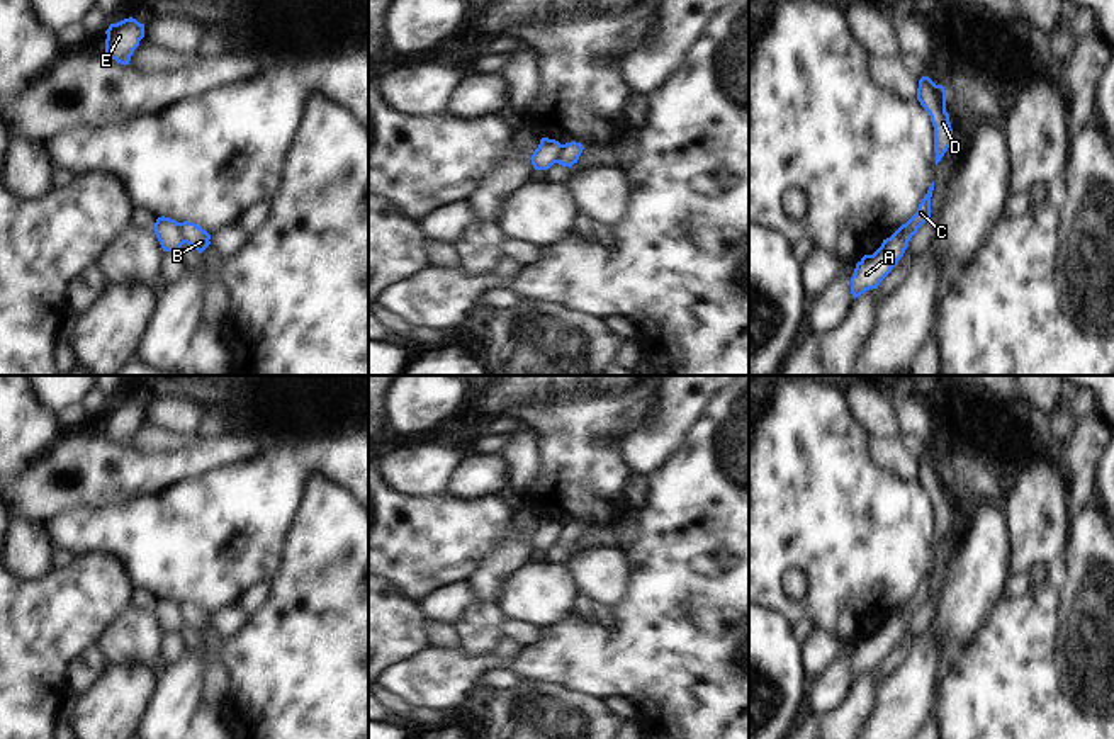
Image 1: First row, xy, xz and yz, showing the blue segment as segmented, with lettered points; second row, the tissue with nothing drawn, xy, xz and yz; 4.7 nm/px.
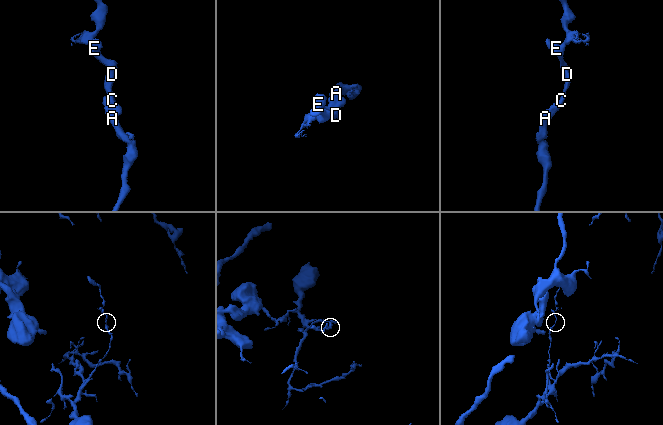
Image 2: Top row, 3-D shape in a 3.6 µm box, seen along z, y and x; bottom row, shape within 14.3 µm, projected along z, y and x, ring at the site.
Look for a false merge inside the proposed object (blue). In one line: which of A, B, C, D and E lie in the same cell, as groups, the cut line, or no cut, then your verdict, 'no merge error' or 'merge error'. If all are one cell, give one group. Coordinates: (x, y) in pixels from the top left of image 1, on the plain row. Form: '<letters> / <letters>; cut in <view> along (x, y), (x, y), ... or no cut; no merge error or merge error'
A / B C D E; cut in xy along (177, 603), (184, 622); merge error

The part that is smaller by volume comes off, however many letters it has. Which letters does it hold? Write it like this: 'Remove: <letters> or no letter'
Remove: B, C, D, E

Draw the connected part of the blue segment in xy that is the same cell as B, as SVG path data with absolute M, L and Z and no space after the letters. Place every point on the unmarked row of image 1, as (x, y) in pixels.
M183 601L178 603L178 608L183 623L190 625L199 634L202 634L211 625L209 622L211 615L204 612L200 606L197 606L195 603Z

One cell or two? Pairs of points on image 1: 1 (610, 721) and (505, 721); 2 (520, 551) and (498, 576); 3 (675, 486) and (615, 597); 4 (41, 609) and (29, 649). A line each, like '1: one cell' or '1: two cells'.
1: one cell
2: one cell
3: two cells
4: one cell

